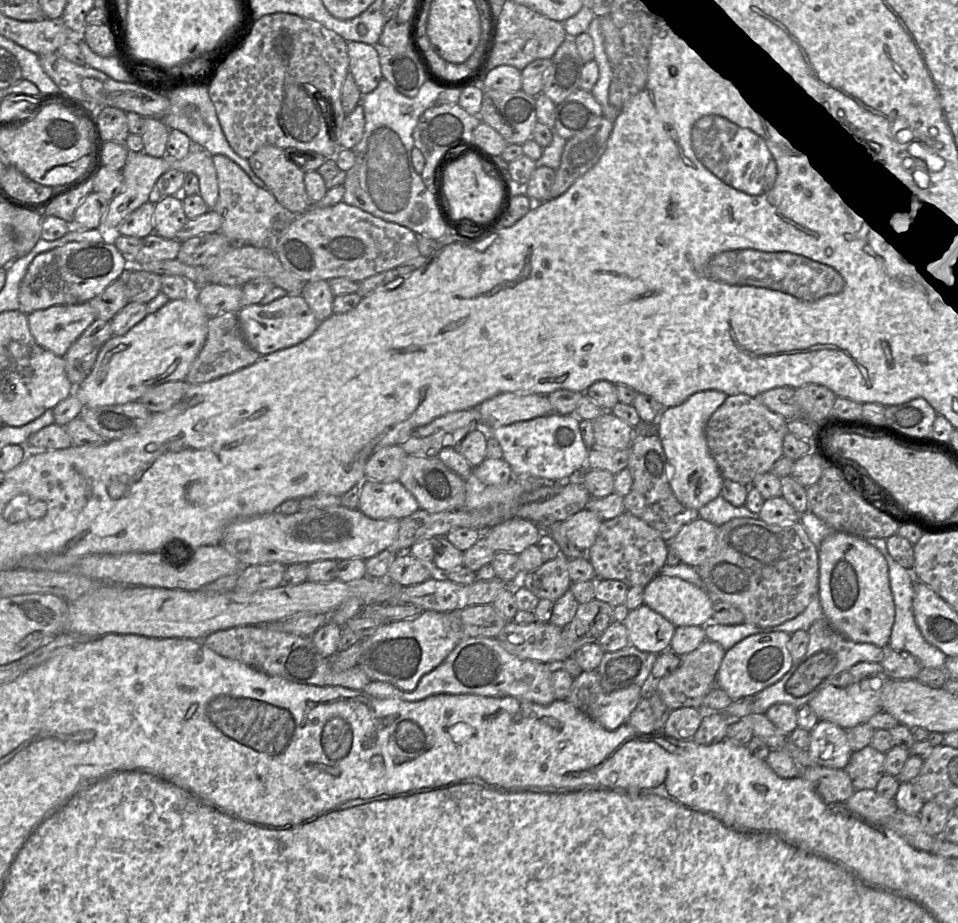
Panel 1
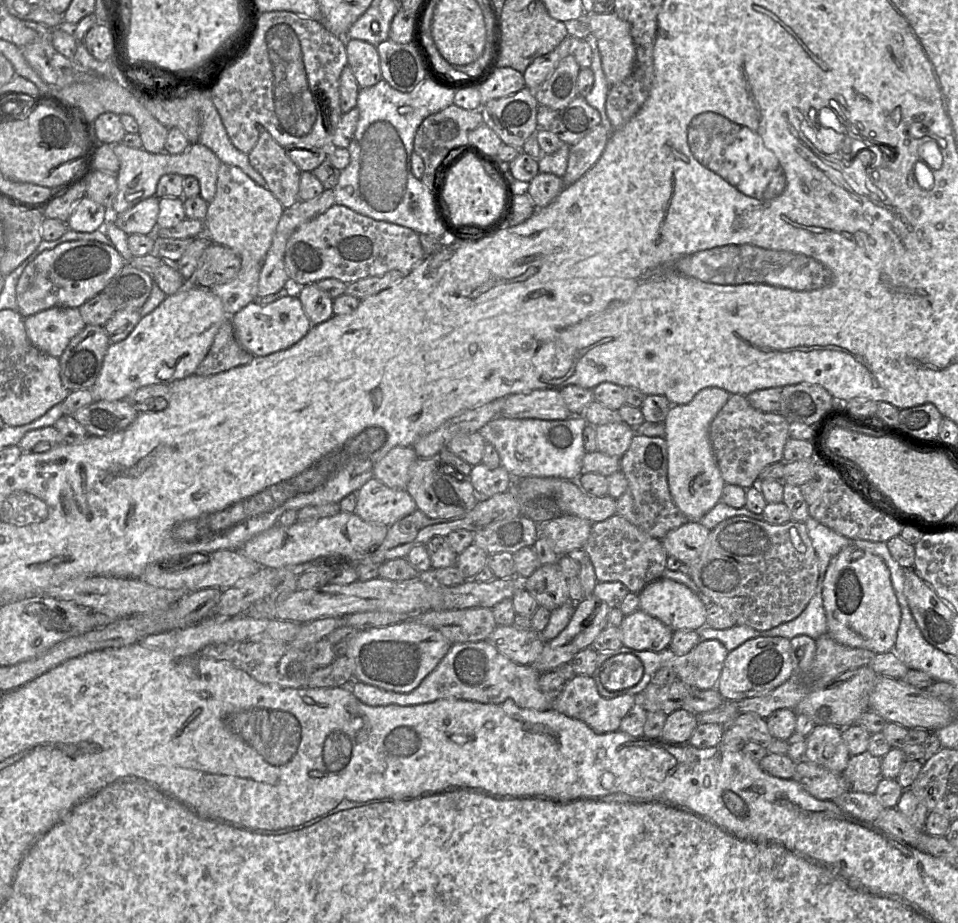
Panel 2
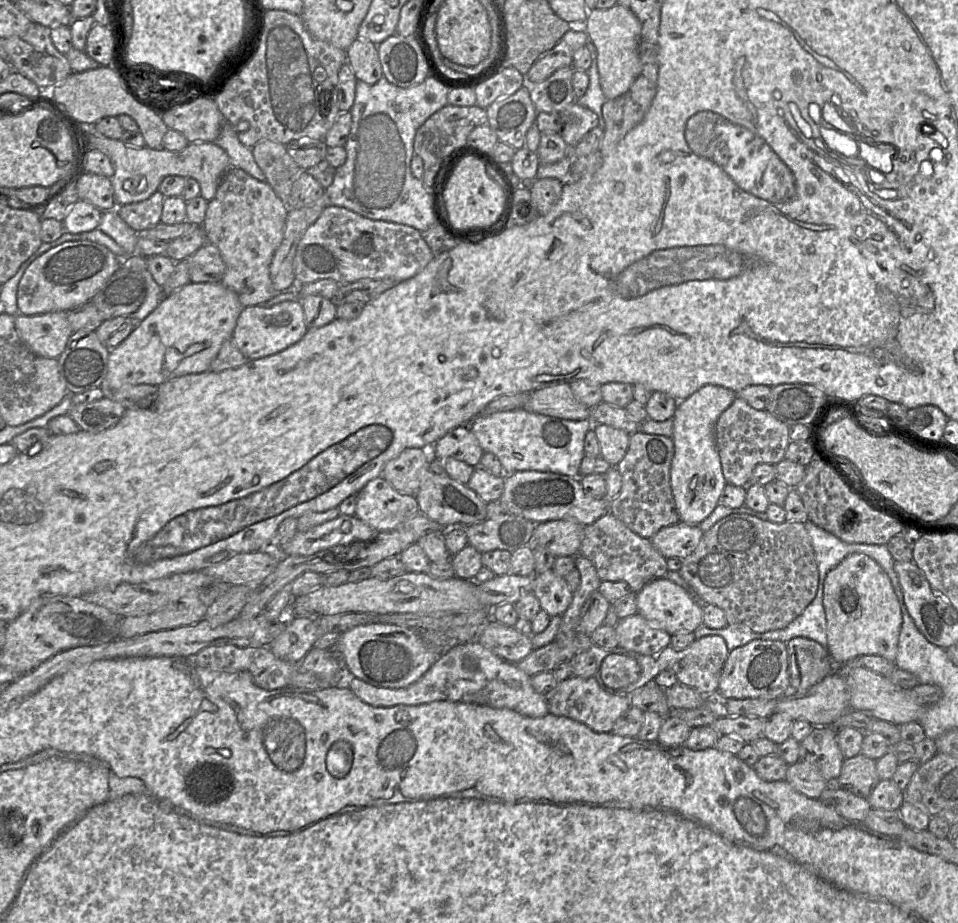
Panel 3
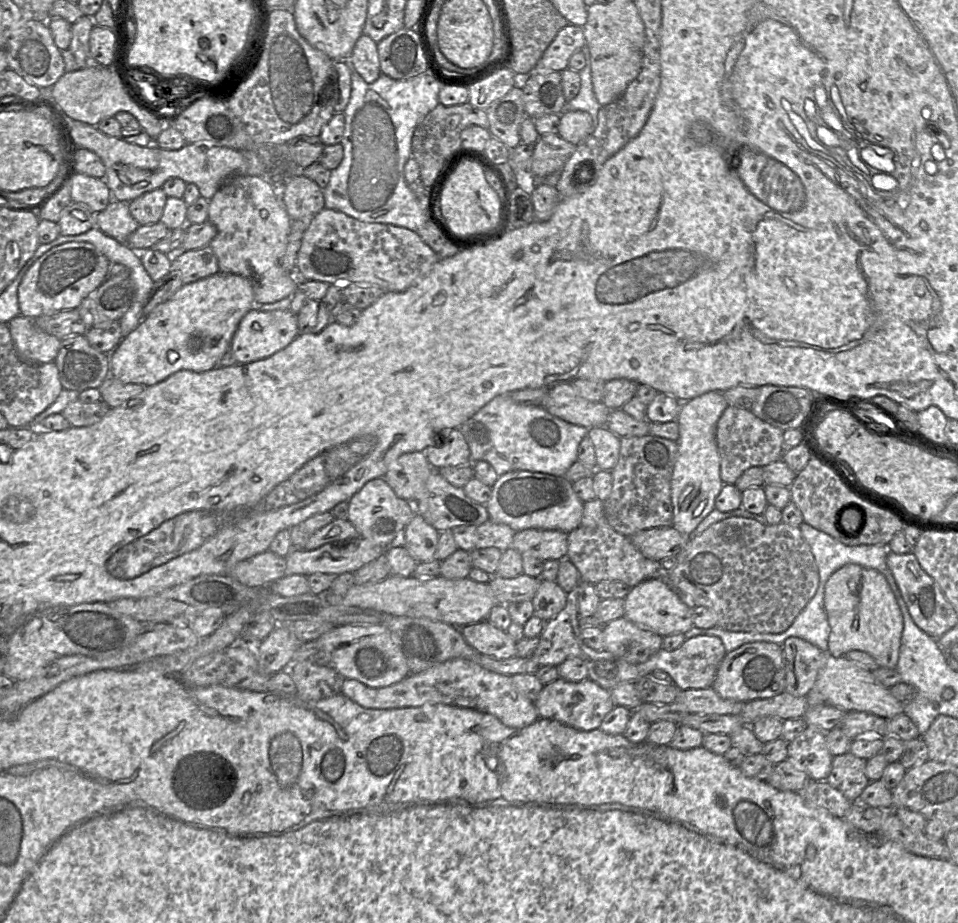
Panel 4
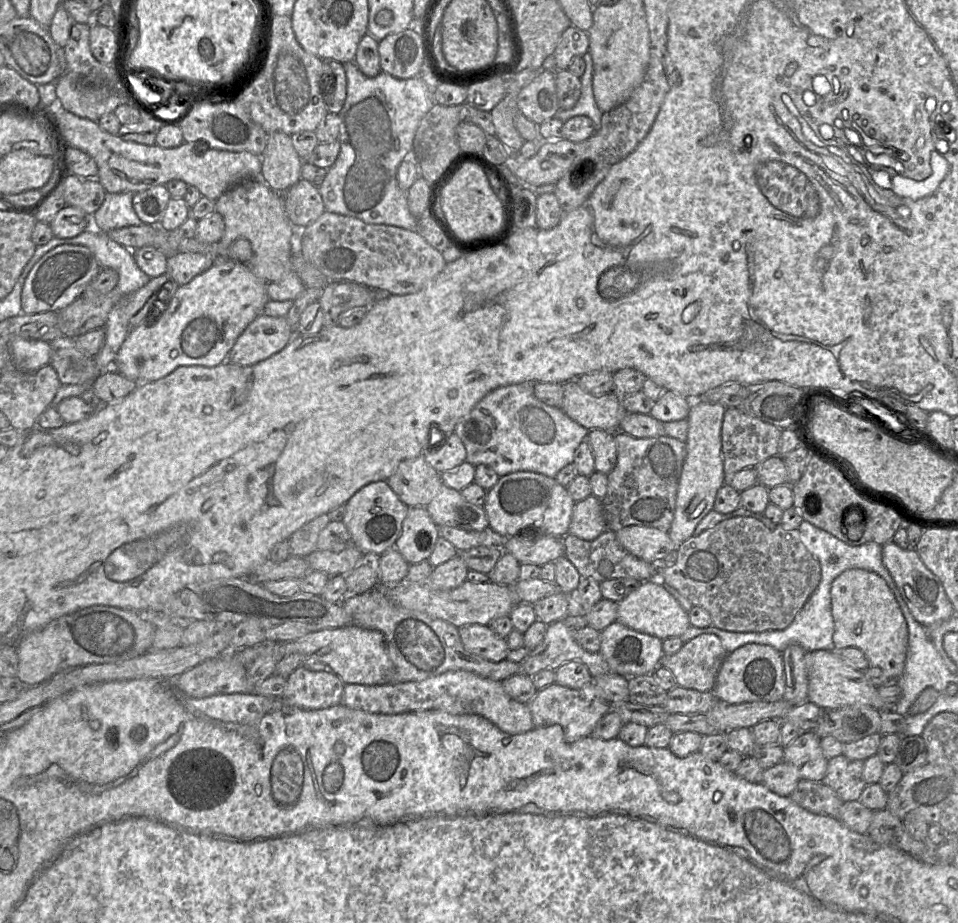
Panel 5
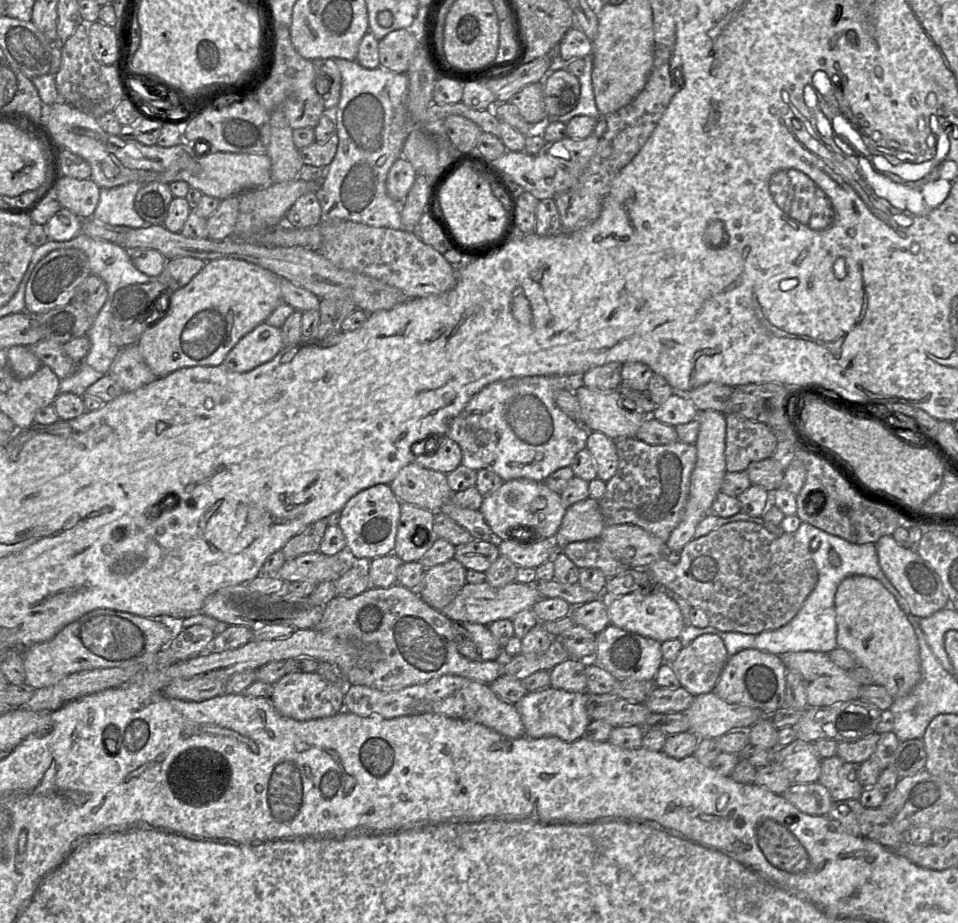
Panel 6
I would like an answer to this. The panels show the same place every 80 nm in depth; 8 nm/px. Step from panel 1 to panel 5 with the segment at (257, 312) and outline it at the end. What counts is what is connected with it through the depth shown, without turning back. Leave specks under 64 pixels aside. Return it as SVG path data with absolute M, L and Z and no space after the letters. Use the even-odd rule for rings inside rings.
M258 315L241 333L226 361L250 366L281 351L294 336L285 316Z

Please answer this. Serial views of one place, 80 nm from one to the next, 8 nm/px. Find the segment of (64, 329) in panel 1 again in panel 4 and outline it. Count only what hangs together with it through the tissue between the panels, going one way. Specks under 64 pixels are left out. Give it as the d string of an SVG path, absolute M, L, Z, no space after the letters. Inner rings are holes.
M19 314L8 322L15 348L27 362L52 362L59 352L61 340L38 328L34 319Z

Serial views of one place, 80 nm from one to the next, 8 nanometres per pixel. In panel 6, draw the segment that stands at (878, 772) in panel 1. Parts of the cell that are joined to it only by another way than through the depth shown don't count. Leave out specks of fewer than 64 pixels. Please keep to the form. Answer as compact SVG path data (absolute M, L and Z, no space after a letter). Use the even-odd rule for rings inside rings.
M837 755L822 759L818 782L828 789L834 802L859 799L864 789L858 780L859 766Z

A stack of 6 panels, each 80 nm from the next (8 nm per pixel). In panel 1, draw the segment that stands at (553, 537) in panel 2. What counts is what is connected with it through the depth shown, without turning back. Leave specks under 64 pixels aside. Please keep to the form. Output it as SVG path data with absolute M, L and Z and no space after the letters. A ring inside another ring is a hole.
M580 510L560 522L562 535L578 549L588 551L596 541L603 520L593 511Z

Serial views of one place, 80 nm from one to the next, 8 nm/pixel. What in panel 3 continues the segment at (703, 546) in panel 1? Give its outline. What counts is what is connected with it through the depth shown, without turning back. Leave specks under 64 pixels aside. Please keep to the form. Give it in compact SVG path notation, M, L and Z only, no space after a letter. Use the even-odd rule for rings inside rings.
M679 522L659 530L650 538L654 548L666 559L684 559L698 546L703 531L699 525L690 525Z

